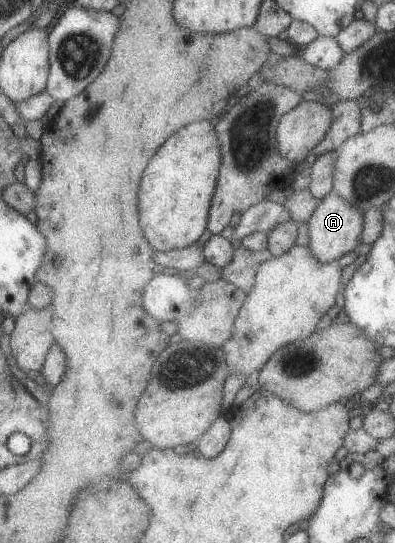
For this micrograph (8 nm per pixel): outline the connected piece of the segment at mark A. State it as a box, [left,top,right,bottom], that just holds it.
[306,190,364,263]

